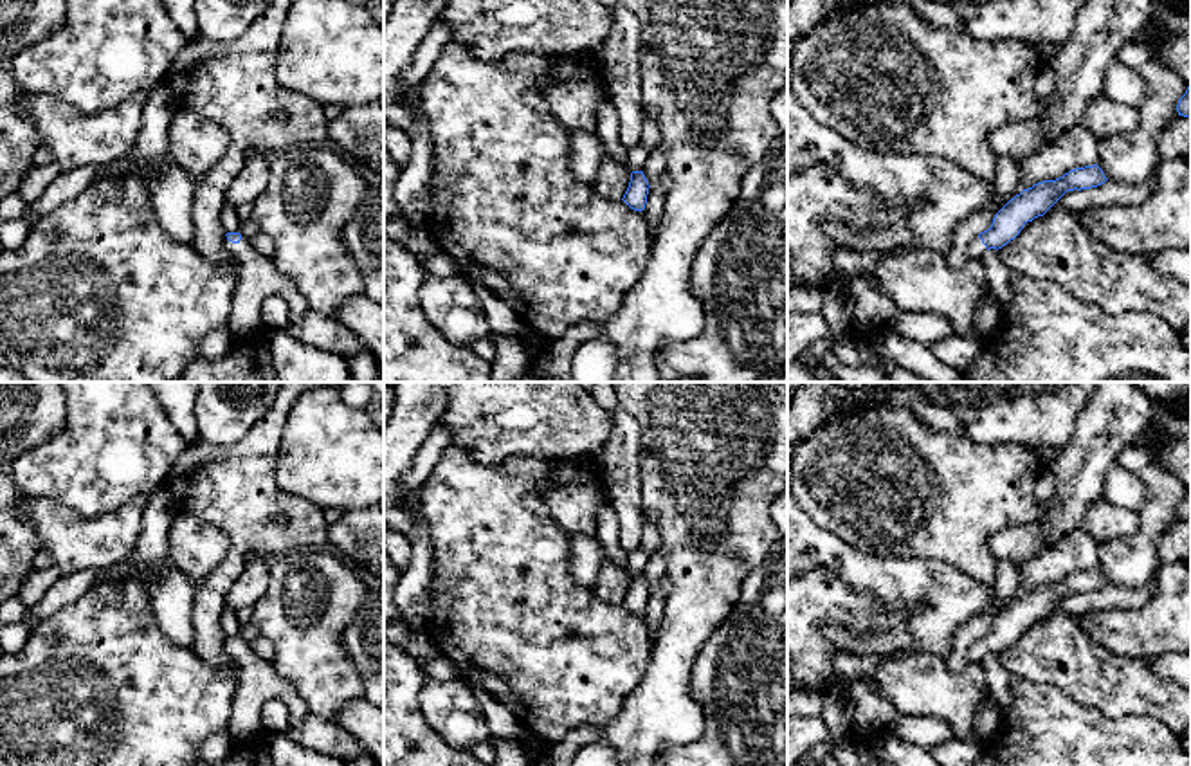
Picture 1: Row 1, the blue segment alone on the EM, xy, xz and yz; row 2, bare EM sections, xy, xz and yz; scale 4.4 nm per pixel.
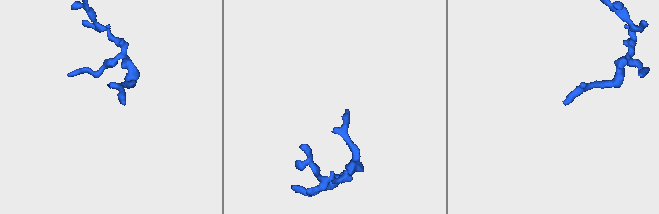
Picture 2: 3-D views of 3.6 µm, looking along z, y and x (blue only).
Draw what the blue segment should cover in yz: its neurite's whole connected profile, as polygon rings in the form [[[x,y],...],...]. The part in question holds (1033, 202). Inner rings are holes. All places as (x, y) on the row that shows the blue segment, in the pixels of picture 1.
[[[1094,166],[1076,168],[1056,180],[1043,180],[1011,198],[993,218],[987,231],[968,243],[971,261],[980,261],[989,249],[1002,249],[1014,240],[1027,222],[1043,216],[1067,191],[1081,191],[1105,184],[1103,169]]]

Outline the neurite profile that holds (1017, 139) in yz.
[[[1050,101],[1041,105],[1040,115],[1032,121],[1009,123],[989,135],[989,150],[995,157],[1011,155],[1016,160],[1040,150],[1047,133],[1047,115]]]

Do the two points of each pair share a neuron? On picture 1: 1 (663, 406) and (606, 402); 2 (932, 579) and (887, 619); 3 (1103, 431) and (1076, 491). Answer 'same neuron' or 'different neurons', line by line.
1: different neurons
2: different neurons
3: same neuron

